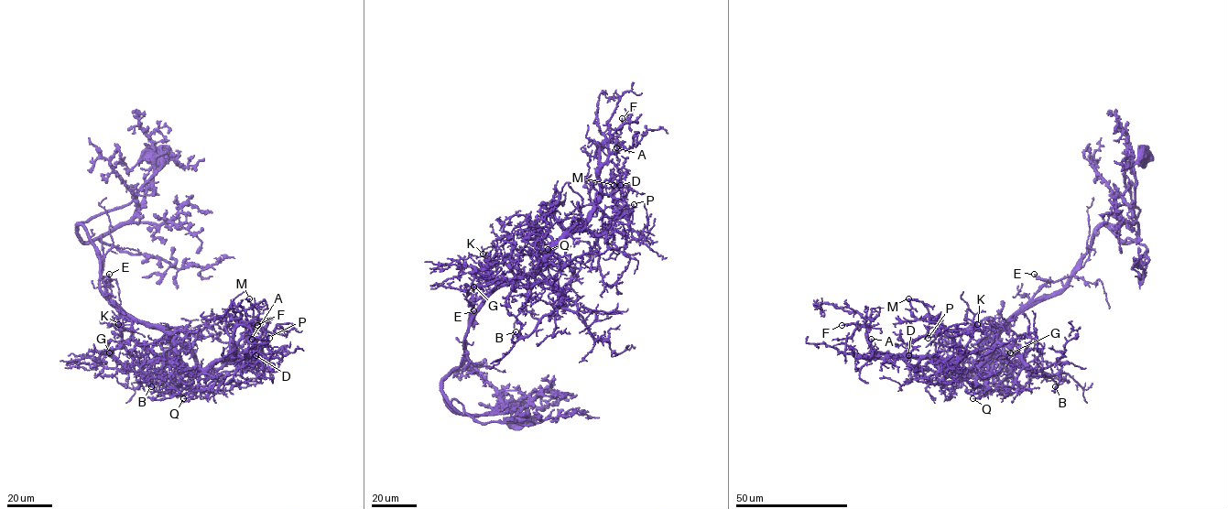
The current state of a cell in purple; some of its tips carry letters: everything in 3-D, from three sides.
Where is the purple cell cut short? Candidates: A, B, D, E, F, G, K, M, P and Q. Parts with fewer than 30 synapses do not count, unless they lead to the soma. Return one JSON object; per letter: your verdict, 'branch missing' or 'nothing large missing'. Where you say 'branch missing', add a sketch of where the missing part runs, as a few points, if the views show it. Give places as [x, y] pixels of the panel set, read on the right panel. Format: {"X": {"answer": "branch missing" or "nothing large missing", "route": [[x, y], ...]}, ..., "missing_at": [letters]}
{"A": {"answer": "nothing large missing"}, "B": {"answer": "nothing large missing"}, "D": {"answer": "nothing large missing"}, "E": {"answer": "nothing large missing"}, "F": {"answer": "nothing large missing"}, "G": {"answer": "nothing large missing"}, "K": {"answer": "nothing large missing"}, "M": {"answer": "branch missing", "route": [[908, 298], [891, 298], [871, 286], [855, 281], [820, 285], [792, 282], [784, 288], [781, 286]]}, "P": {"answer": "nothing large missing"}, "Q": {"answer": "nothing large missing"}, "missing_at": ["M"]}

